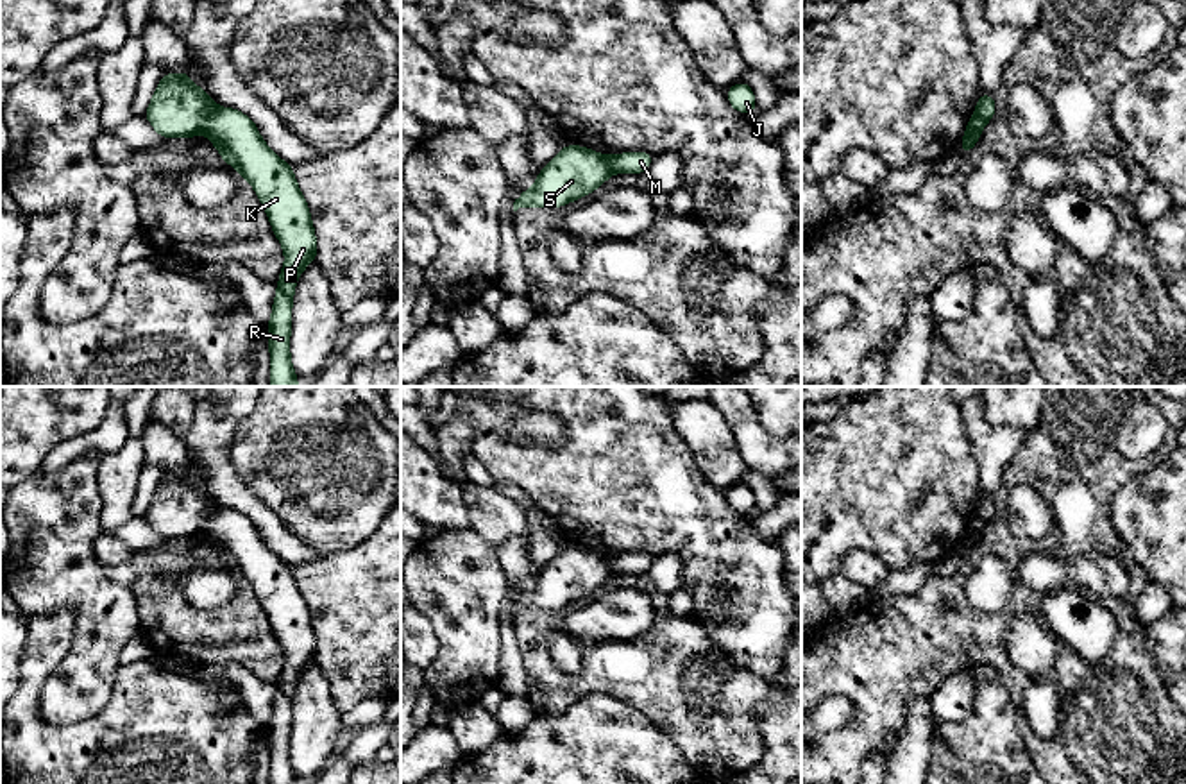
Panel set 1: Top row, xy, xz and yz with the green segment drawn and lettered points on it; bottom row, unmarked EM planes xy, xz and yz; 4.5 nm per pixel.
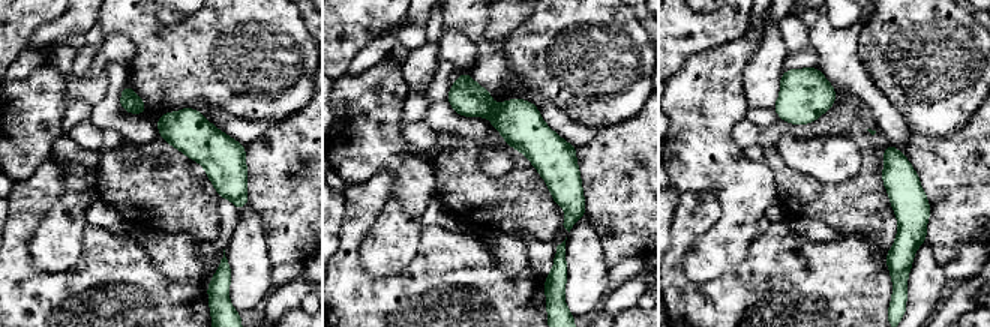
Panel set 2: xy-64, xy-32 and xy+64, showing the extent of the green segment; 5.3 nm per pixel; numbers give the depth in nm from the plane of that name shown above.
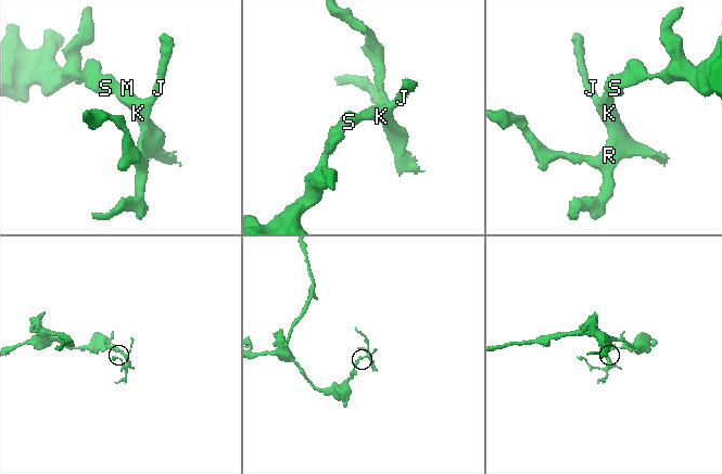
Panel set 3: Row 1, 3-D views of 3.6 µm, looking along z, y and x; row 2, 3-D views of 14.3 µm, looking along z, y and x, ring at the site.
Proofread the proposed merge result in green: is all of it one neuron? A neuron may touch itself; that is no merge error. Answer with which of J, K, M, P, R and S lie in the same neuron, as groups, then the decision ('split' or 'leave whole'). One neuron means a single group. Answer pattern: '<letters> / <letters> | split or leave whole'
J K M P R / S | split

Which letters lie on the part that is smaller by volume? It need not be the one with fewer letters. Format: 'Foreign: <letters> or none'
Foreign: J, K, M, P, R

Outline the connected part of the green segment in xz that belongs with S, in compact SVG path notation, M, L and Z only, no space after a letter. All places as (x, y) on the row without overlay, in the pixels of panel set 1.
M574 544L562 548L538 573L537 584L515 600L513 612L519 609L562 609L601 589L612 575L606 558L596 551Z

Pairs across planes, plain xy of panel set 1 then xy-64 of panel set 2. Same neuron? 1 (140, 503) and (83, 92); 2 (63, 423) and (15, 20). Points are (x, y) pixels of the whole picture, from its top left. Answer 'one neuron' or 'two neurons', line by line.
1: one neuron
2: one neuron

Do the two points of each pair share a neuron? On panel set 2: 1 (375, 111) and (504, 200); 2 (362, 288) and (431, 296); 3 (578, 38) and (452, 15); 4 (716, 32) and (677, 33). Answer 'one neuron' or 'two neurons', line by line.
1: two neurons
2: one neuron
3: one neuron
4: one neuron

